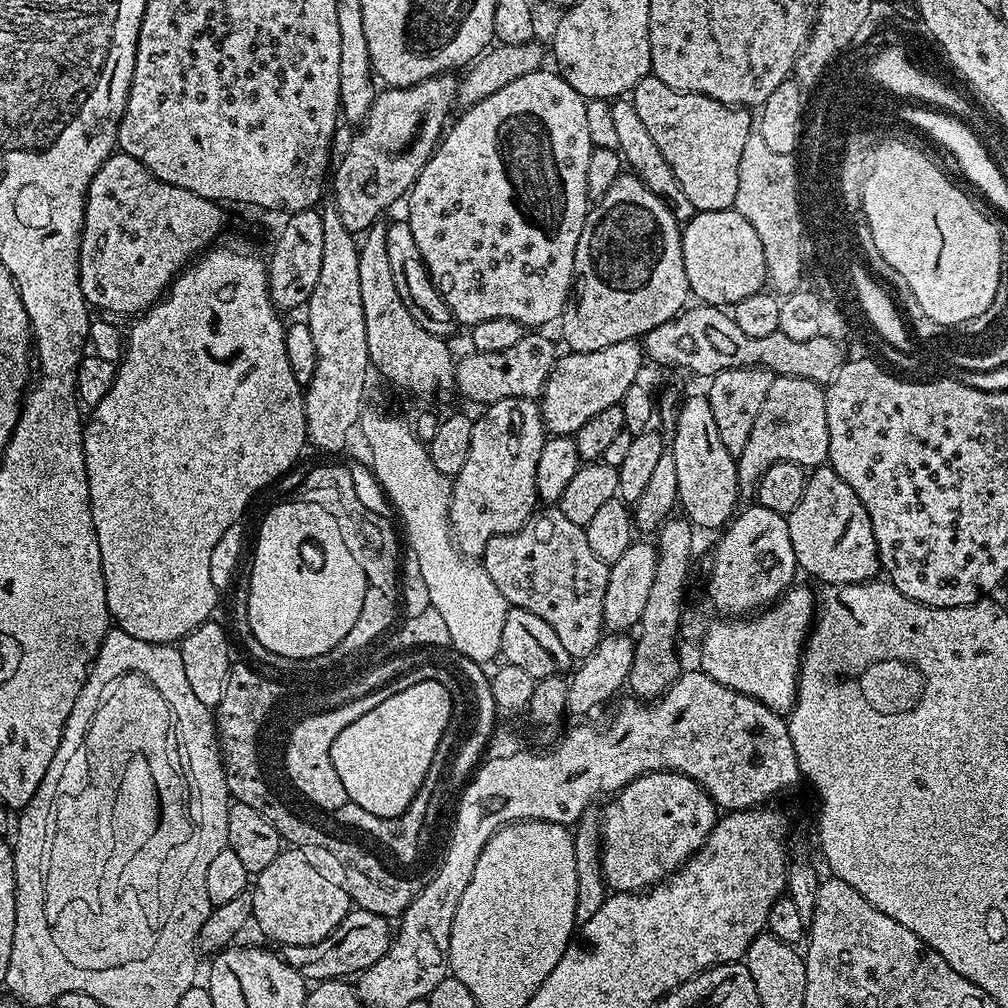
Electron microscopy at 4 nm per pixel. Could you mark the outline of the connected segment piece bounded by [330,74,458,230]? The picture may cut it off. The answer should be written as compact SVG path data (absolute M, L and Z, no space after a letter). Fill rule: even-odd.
M441 74L431 76L414 86L405 88L385 87L377 91L374 102L370 108L370 114L364 123L359 125L356 137L348 148L348 153L340 160L336 168L336 174L330 178L330 192L333 192L334 203L338 206L338 214L342 217L342 223L353 230L367 230L381 219L380 216L396 199L411 192L412 184L418 178L418 174L426 166L426 162L436 151L449 123L448 115L452 112L452 104L457 103L456 86L458 80L455 75Z

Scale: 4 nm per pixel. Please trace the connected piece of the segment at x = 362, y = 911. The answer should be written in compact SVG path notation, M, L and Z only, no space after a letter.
M353 907L346 914L346 918L338 922L336 929L326 934L326 938L322 938L322 942L285 944L278 954L291 968L298 970L305 982L352 978L378 963L392 947L394 928L388 924L391 923L387 916L379 916L365 908Z

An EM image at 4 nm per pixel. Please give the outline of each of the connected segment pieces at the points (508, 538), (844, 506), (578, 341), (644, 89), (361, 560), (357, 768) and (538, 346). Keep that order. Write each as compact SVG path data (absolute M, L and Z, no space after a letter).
M548 506L543 510L532 515L514 534L490 538L490 542L486 542L482 563L486 574L490 574L490 582L498 586L498 591L502 593L502 598L506 598L509 606L538 614L538 618L542 618L542 622L546 622L546 626L558 634L558 642L562 642L568 657L579 662L596 651L605 631L602 598L606 598L609 565L602 563L594 550L590 550L590 542L586 542L581 525L570 522L570 518L566 518L559 507Z
M831 466L811 469L807 478L802 502L786 517L799 571L809 572L824 586L864 584L877 579L881 571L878 546L870 526L870 514L866 514L866 506L862 506L858 494L846 486Z
M621 174L614 186L589 207L582 235L578 237L578 250L574 250L574 306L562 317L564 340L571 351L589 352L614 346L614 342L639 341L654 326L662 326L662 322L670 322L684 311L690 300L690 289L681 235L681 225L673 218L672 211L631 174Z
M651 74L636 83L630 99L650 138L654 138L658 150L662 150L666 166L674 170L674 178L678 178L678 186L682 186L682 194L690 198L693 209L696 212L721 212L724 208L732 208L738 194L738 166L742 162L742 150L746 150L746 138L750 138L754 131L753 113L743 106L729 106L702 94L679 92Z
M320 464L312 468L304 476L300 484L299 499L314 502L314 506L322 506L338 522L338 530L342 530L342 542L346 542L346 550L354 554L358 566L362 566L364 576L371 587L395 593L398 588L398 577L402 567L402 551L396 541L396 532L392 524L384 516L379 516L372 508L367 508L356 493L356 480L348 468L340 464Z
M436 681L418 682L416 686L407 687L386 698L386 702L374 706L374 710L366 710L358 722L350 722L350 726L346 726L346 730L334 738L334 746L330 746L334 770L338 770L342 786L346 786L349 801L362 806L362 810L370 810L370 814L401 816L426 778L434 750L451 720L453 705L453 693L446 686Z
M525 334L510 346L510 350L497 352L469 351L469 356L456 360L455 391L461 392L468 400L473 400L479 406L487 406L502 398L539 397L544 391L544 383L556 365L558 351L544 336L540 334Z

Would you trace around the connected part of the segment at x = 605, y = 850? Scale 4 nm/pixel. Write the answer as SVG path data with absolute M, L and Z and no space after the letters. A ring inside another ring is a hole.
M647 772L634 778L602 808L600 818L600 866L605 885L612 892L643 892L680 869L706 842L718 819L712 797L696 780L682 772Z

